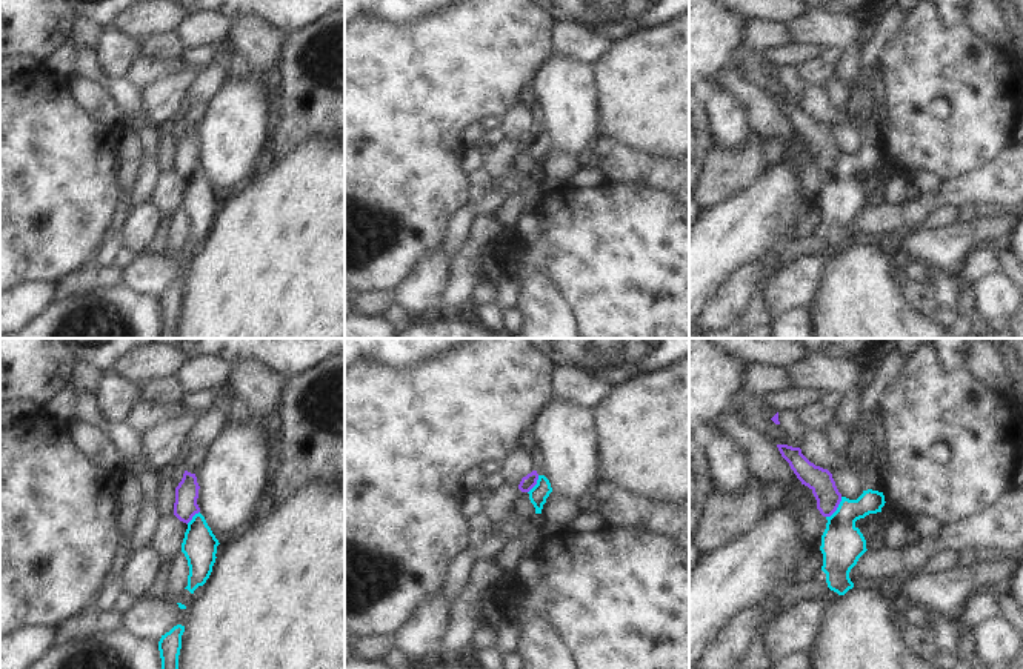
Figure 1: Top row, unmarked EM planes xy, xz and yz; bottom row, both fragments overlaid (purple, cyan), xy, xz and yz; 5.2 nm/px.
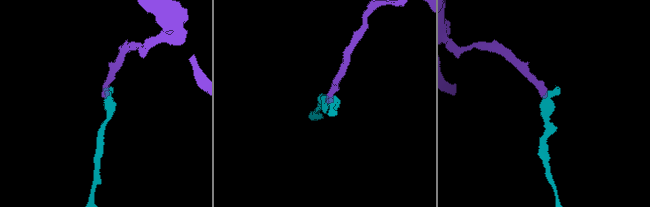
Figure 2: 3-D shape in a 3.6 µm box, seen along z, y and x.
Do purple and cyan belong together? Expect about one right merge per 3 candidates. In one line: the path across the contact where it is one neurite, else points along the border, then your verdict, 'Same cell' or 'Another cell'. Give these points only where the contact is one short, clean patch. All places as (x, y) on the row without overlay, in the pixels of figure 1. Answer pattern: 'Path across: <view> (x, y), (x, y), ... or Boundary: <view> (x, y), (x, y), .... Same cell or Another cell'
Boundary: yz (842, 153), (837, 163), (826, 173). Another cell.

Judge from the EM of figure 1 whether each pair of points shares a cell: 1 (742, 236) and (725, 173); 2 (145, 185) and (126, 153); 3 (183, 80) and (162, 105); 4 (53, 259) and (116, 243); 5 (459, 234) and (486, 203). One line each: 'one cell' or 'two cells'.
1: two cells
2: two cells
3: one cell
4: two cells
5: one cell

